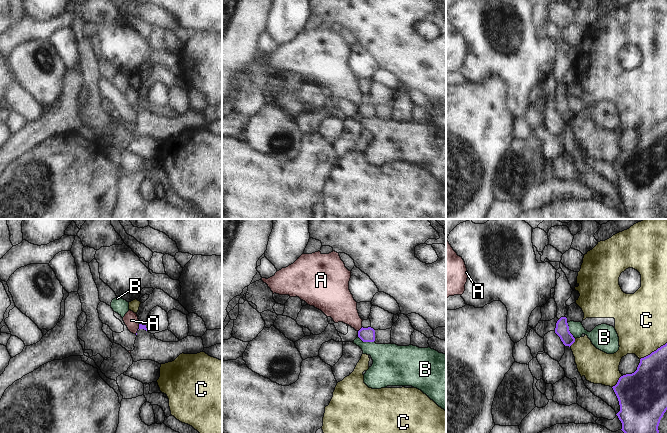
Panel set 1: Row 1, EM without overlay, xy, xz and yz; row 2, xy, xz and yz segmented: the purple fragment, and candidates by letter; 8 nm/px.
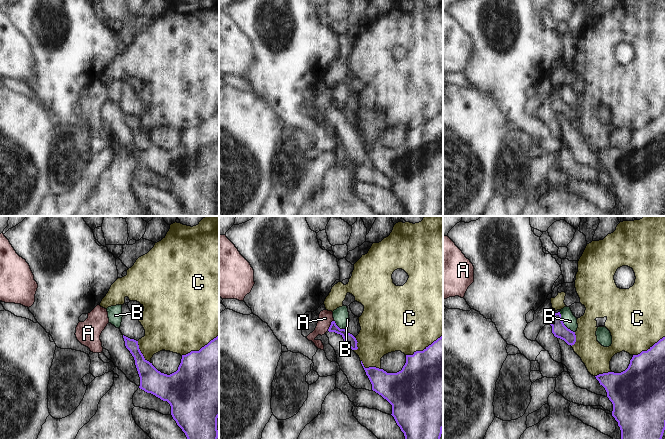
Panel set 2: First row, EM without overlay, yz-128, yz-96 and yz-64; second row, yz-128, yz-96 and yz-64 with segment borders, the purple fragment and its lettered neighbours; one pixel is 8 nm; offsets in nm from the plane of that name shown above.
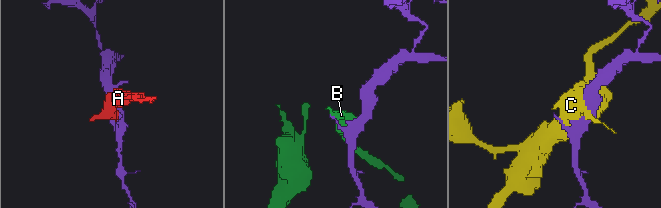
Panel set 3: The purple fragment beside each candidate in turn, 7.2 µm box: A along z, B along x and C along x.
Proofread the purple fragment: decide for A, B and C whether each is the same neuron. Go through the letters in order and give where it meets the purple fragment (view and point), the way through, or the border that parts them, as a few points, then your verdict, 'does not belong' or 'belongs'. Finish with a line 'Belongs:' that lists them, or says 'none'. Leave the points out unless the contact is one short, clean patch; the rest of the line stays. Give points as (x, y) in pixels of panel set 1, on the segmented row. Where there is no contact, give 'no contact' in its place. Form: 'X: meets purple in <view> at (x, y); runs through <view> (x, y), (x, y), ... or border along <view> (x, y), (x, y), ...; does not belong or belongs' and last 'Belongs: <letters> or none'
A: meets purple in xz at (360, 329); border along xz (362, 327), (358, 331); does not belong
B: meets purple in yz at (568, 330); border along yz (566, 322), (569, 332), (575, 338); does not belong
C: meets purple in yz at (654, 351); does not belong
Belongs: none

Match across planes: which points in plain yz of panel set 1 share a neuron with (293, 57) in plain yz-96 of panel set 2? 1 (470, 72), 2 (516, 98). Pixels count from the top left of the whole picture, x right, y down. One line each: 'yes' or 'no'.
1: yes
2: yes

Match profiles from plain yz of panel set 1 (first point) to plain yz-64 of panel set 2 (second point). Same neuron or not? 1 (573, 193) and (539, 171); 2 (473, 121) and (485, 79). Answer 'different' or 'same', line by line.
1: different
2: different

